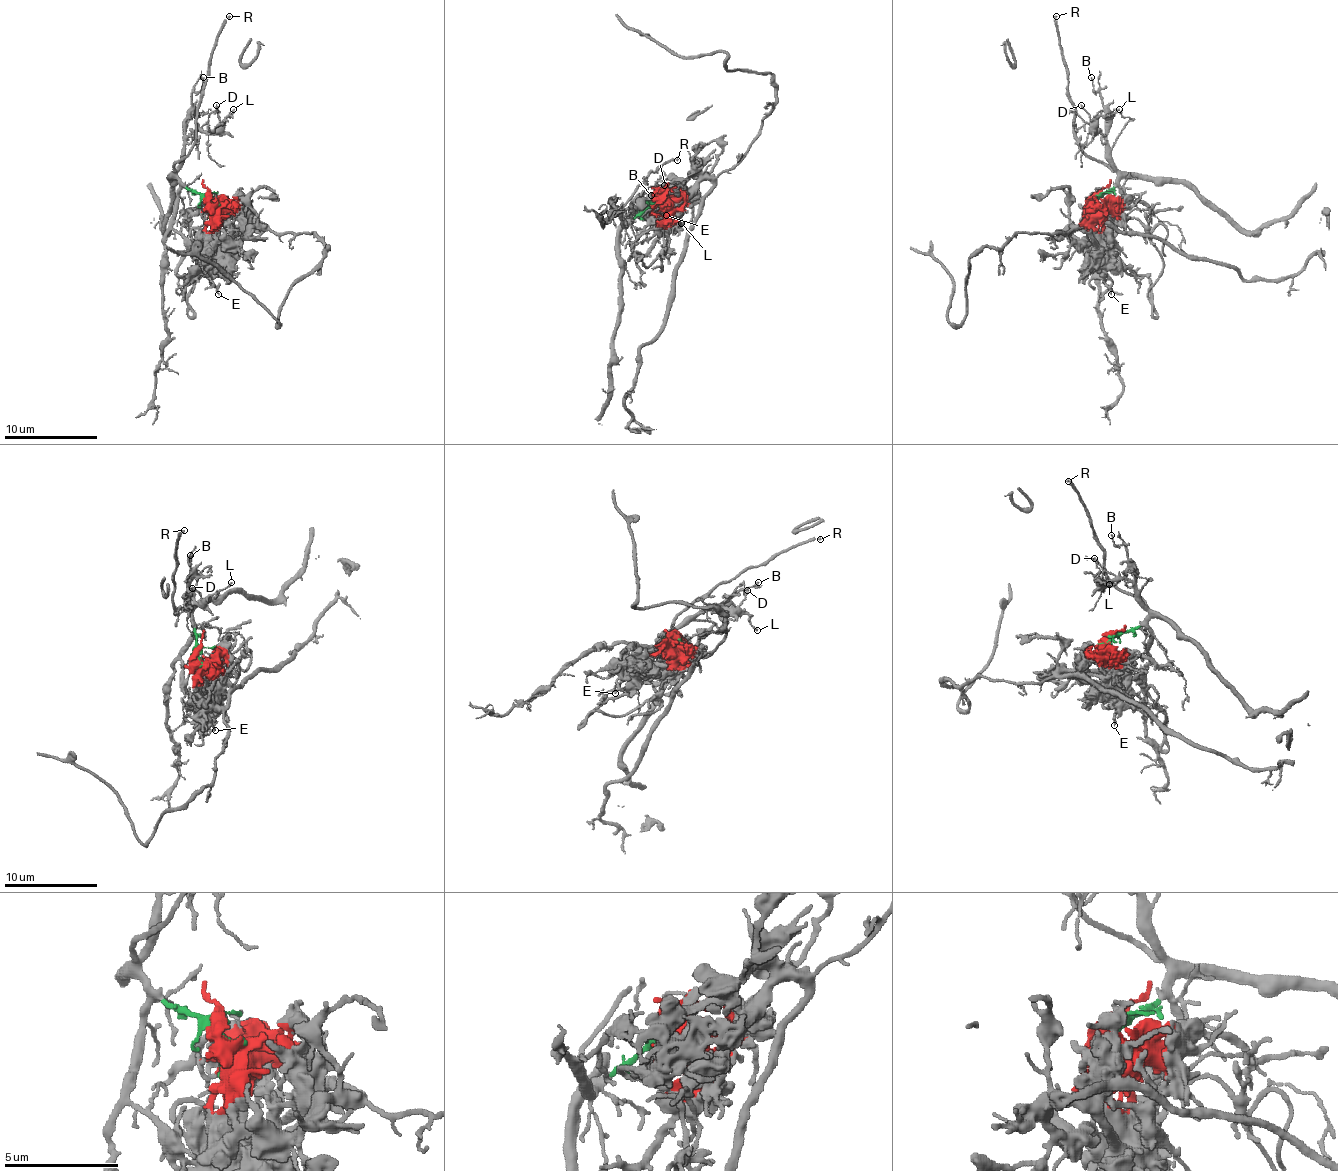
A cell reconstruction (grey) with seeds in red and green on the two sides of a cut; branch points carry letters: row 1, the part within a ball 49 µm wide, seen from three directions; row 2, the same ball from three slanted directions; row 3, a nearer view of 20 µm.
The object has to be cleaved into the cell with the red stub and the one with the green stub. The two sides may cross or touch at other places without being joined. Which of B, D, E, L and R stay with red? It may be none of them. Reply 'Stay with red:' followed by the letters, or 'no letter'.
Stay with red: E

